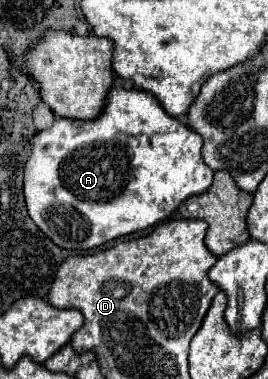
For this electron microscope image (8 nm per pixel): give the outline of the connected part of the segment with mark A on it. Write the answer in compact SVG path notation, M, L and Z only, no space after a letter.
M112 86L108 96L106 96L108 108L104 108L100 112L98 118L94 120L70 120L70 118L56 118L54 124L48 130L40 130L32 136L30 146L32 152L24 164L24 202L26 202L26 210L30 214L30 218L34 220L34 224L60 248L68 248L68 250L94 250L100 248L102 244L120 238L120 236L128 236L140 230L146 230L150 226L156 226L158 222L166 220L186 198L196 196L200 192L206 192L206 188L212 184L212 176L214 172L204 164L200 148L202 148L202 138L192 132L186 124L178 122L174 116L168 116L164 112L164 108L160 108L160 102L150 96L144 90L126 90L126 88L116 88Z

